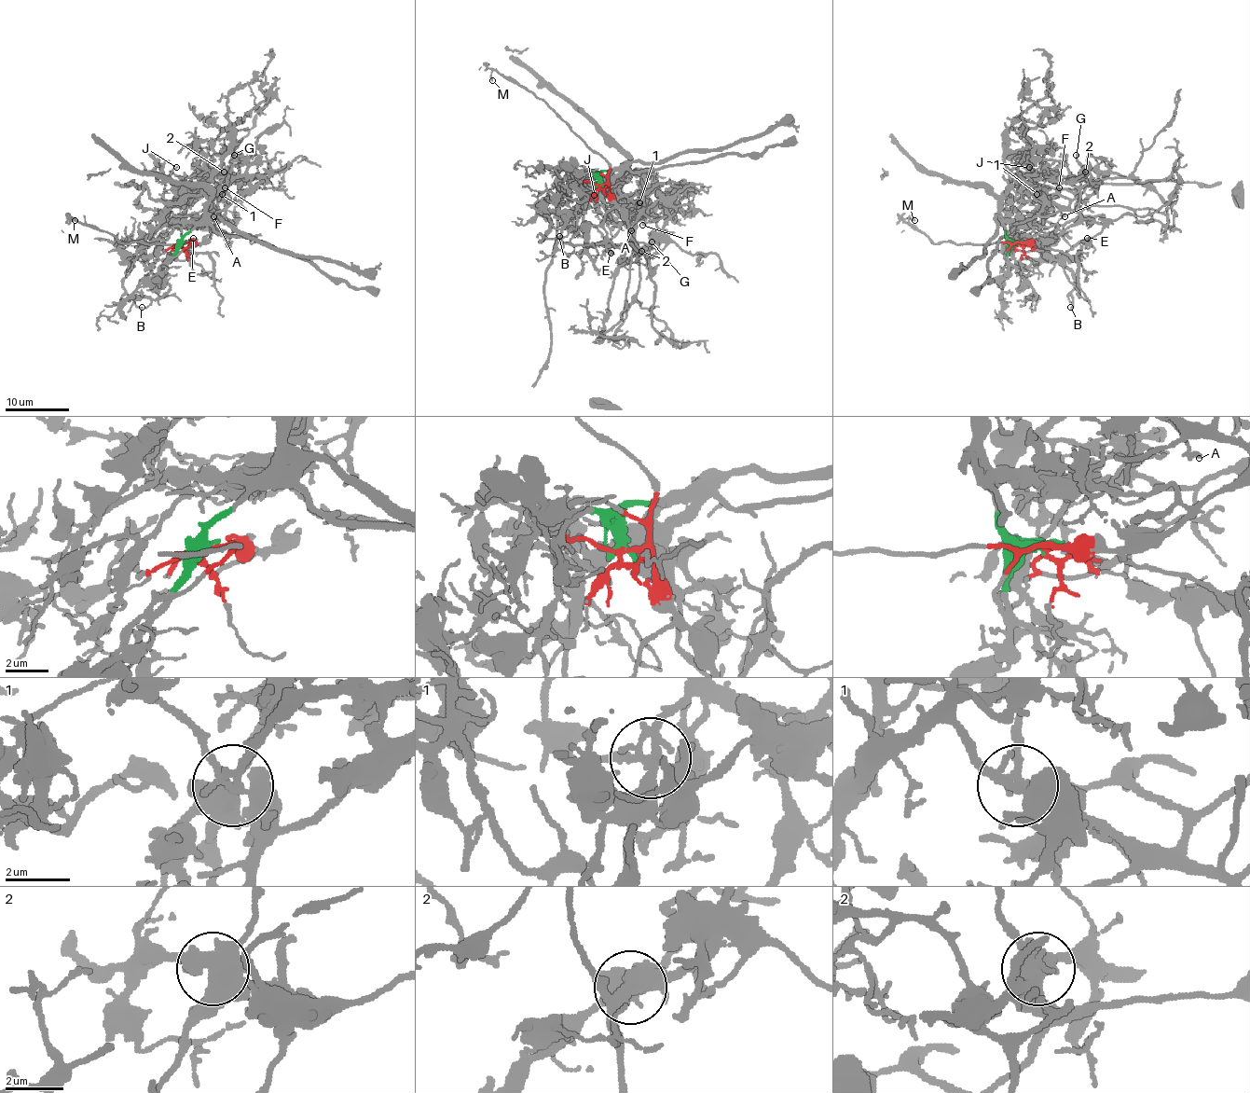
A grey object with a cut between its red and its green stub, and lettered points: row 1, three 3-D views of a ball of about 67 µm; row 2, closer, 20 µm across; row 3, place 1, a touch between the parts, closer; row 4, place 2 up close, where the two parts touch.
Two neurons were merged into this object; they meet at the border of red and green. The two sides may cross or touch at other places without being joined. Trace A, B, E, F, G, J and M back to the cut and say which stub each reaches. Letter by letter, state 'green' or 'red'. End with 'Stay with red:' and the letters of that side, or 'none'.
A: green
B: red
E: red
F: green
G: red
J: green
M: red
Stay with red: B, E, G, M

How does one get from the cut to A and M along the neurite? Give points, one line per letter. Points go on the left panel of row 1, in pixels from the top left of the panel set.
A: (184, 242), (185, 236), (202, 216), (204, 205), (228, 181), (228, 186), (209, 208), (209, 214), (213, 216)
M: (184, 242), (124, 243), (105, 230), (75, 219)

